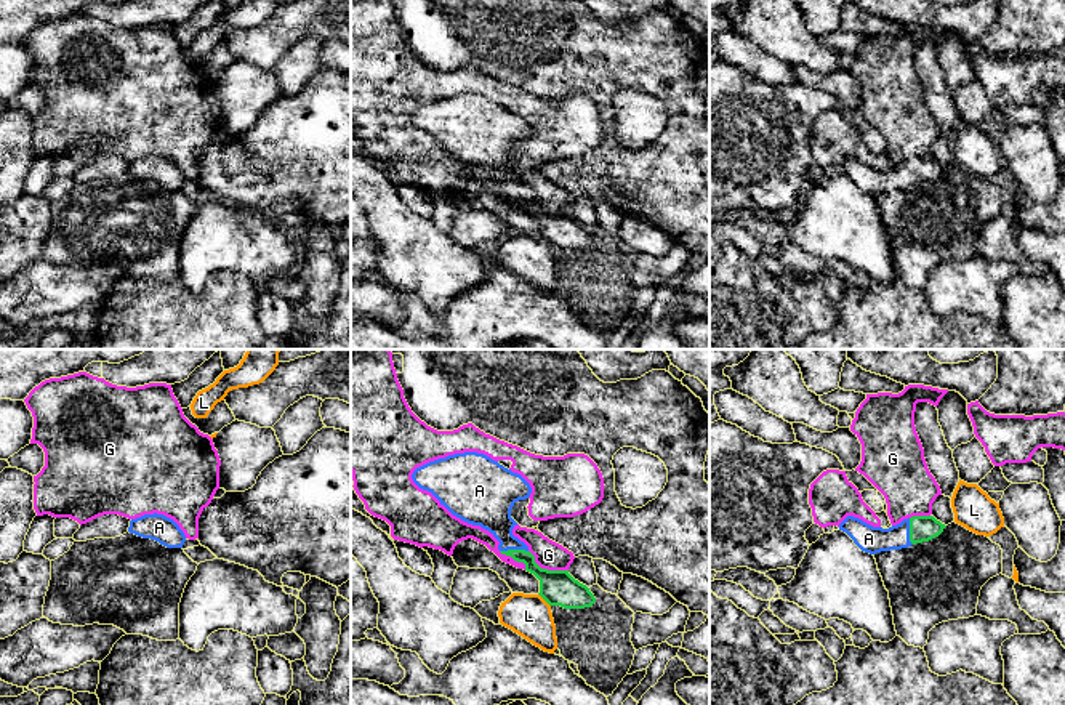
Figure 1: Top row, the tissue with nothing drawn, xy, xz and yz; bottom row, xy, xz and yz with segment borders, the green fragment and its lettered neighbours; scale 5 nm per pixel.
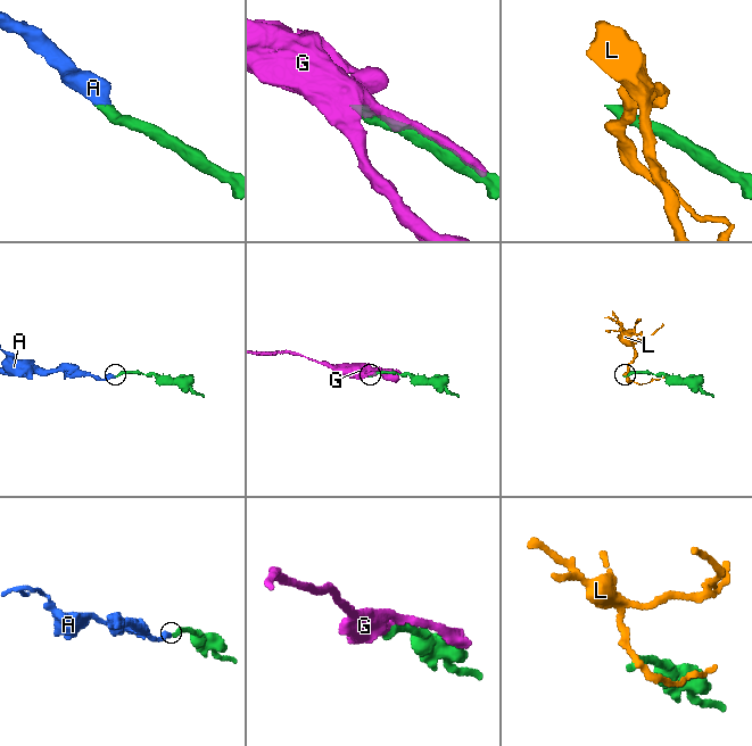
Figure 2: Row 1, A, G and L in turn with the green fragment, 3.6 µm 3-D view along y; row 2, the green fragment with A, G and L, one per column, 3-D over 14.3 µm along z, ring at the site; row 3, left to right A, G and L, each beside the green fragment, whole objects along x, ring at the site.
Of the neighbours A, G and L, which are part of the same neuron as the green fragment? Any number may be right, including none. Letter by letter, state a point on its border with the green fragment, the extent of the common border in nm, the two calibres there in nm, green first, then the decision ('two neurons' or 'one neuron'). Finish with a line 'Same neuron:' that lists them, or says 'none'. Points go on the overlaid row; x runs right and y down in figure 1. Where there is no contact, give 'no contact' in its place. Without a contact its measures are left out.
A: xz (513, 550) | 140 nm | 130/220 nm | one neuron
G: xz (546, 569) | 220 nm | 180/140 nm | two neurons
L: xz (543, 598) | 90 nm | 180/220 nm | two neurons
Same neuron: A

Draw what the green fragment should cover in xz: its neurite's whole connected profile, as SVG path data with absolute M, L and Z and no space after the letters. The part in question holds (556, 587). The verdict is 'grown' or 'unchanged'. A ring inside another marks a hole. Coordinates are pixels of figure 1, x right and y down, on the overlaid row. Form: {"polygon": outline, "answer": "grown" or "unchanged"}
{"polygon": "M464 452L416 468L412 479L453 516L488 530L500 542L501 554L524 562L525 570L540 580L538 594L549 606L585 609L596 602L589 588L569 570L541 569L528 546L512 535L517 522L511 518L511 510L516 502L532 494L530 484L520 474L484 453Z", "answer": "grown"}

